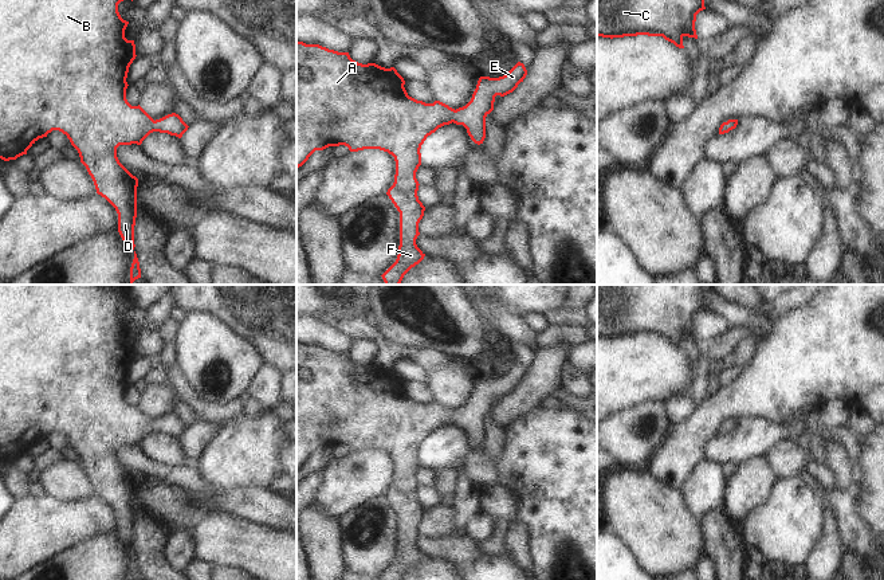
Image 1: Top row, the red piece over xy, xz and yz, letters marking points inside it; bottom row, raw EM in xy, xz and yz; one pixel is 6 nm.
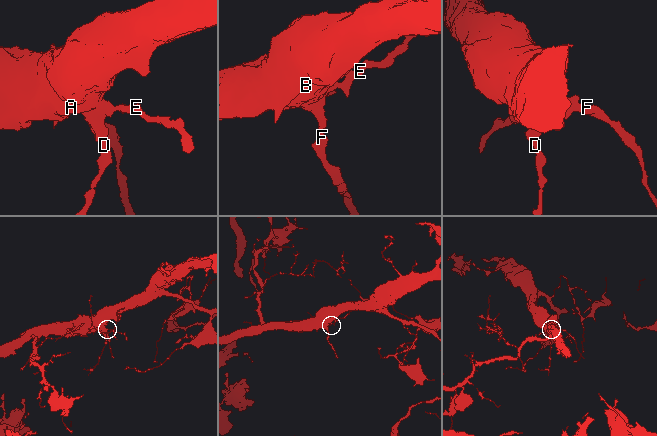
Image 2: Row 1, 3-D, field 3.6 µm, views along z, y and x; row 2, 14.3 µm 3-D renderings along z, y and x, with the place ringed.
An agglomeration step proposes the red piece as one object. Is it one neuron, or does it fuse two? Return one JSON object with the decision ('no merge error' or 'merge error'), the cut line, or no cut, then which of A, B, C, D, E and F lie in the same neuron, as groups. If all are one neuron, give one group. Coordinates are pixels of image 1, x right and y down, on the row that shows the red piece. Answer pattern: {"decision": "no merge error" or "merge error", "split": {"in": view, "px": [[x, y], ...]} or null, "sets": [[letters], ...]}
{"decision": "no merge error", "split": null, "sets": [["A", "B", "C", "D", "E", "F"]]}

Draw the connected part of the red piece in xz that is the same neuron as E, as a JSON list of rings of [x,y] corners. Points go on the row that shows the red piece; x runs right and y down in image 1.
[[[296,42],[296,168],[302,166],[315,150],[329,146],[345,145],[350,152],[364,149],[380,149],[394,157],[394,183],[386,195],[400,212],[400,246],[396,262],[381,275],[385,285],[400,285],[404,275],[419,264],[425,254],[417,247],[416,239],[420,235],[419,223],[424,216],[425,207],[419,200],[419,181],[416,172],[421,165],[421,145],[428,136],[439,128],[449,124],[463,125],[471,140],[480,145],[486,138],[486,117],[494,110],[495,97],[504,97],[512,93],[527,75],[523,63],[518,62],[506,75],[499,78],[480,77],[471,101],[459,109],[435,101],[425,103],[408,95],[404,78],[394,67],[385,68],[376,63],[362,64],[353,60],[349,52],[338,52],[319,44]]]

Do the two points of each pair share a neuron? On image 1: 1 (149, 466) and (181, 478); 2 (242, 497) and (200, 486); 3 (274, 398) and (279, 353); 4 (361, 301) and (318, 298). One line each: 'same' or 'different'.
1: same
2: different
3: different
4: same

